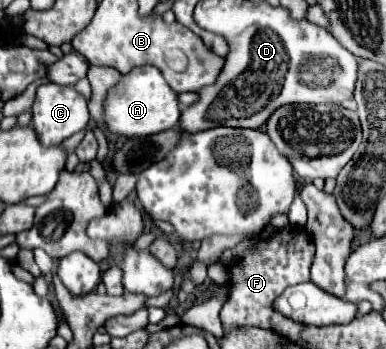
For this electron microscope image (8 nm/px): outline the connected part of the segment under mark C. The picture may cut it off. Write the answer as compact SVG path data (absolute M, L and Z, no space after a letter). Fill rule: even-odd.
M52 82L38 86L36 100L34 100L34 106L32 106L32 124L34 124L34 128L40 136L40 142L44 146L46 144L54 146L54 144L64 142L72 134L86 128L88 120L90 120L90 114L88 114L86 98L80 92L76 92L72 86L56 86Z

